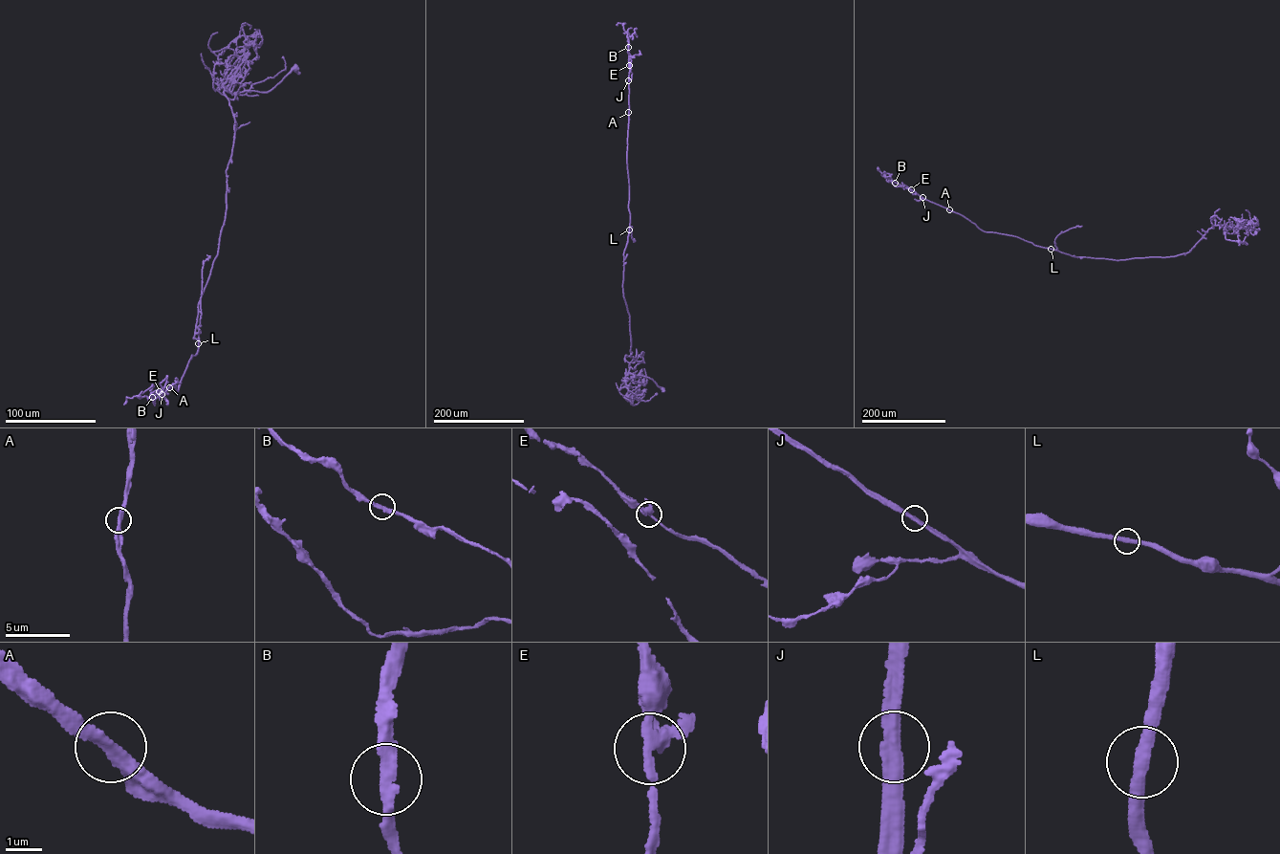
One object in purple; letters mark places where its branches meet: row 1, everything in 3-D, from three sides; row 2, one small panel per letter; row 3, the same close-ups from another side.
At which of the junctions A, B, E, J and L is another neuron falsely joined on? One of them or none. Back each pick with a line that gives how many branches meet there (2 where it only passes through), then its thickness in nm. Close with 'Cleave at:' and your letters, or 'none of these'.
Cleave at: none of these

